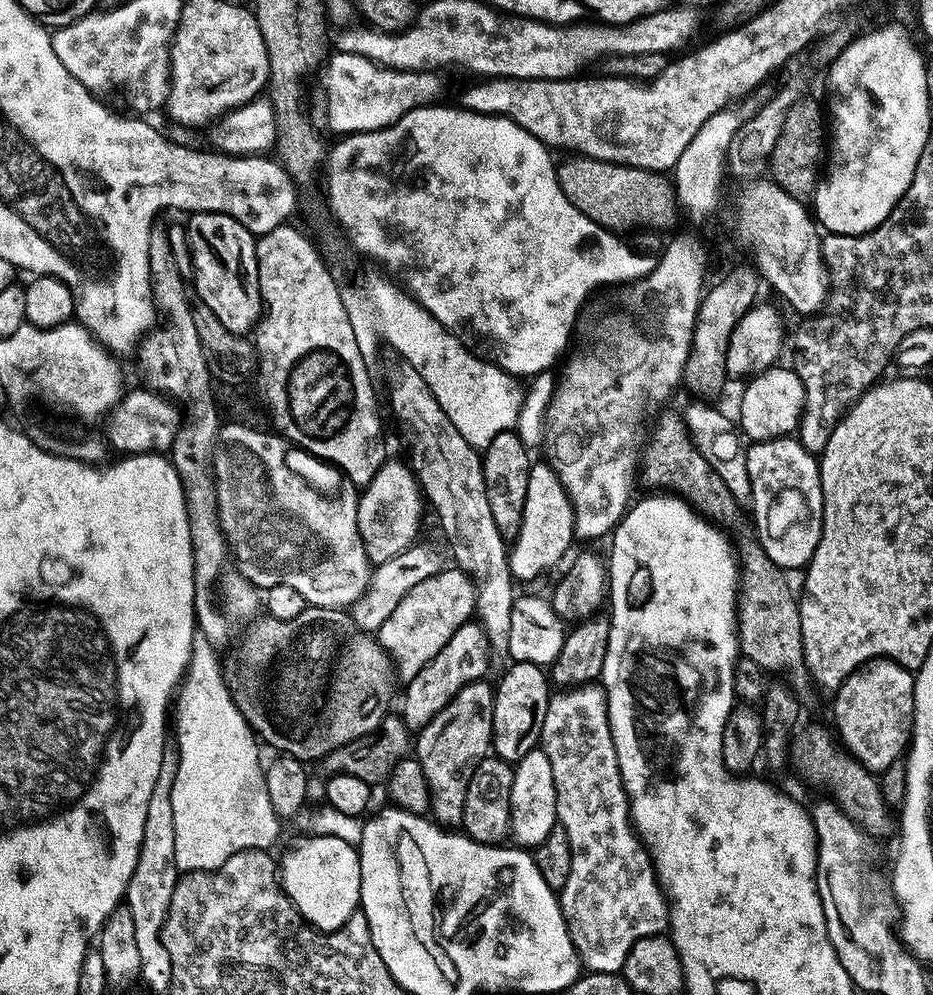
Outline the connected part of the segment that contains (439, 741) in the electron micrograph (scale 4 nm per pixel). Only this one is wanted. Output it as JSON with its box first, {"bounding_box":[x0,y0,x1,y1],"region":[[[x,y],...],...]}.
{"bounding_box":[414,679,496,830],"region":[[[483,679],[462,686],[451,702],[414,736],[414,758],[422,766],[430,786],[431,819],[449,830],[459,829],[463,825],[470,778],[474,778],[478,762],[486,759],[492,747],[492,715],[496,694],[493,685],[488,683],[487,679]]]}

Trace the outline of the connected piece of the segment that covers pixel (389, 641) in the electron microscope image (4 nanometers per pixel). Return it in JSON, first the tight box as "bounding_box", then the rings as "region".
{"bounding_box":[378,572,473,681],"region":[[[439,572],[410,590],[410,594],[394,606],[394,614],[382,622],[378,639],[392,657],[401,681],[412,680],[414,674],[418,674],[418,670],[422,670],[422,666],[426,666],[426,662],[430,662],[430,658],[450,642],[454,630],[469,623],[473,614],[468,608],[464,608],[464,612],[456,612],[456,608],[452,608],[452,596],[456,596],[456,592],[452,592],[452,576],[443,576]]]}

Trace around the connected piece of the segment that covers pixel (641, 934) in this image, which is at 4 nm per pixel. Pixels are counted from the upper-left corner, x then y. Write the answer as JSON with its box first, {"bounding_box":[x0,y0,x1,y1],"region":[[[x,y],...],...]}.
{"bounding_box":[539,686,670,973],"region":[[[581,686],[571,690],[564,690],[553,695],[548,702],[546,718],[542,722],[539,747],[544,749],[546,758],[550,758],[550,770],[554,770],[554,790],[556,791],[556,818],[558,823],[566,830],[566,838],[570,838],[570,878],[566,878],[566,886],[559,892],[558,899],[560,909],[568,923],[570,938],[576,947],[576,953],[580,955],[580,963],[588,972],[614,972],[619,973],[626,962],[626,954],[630,954],[630,946],[647,936],[661,935],[670,924],[670,904],[666,899],[666,893],[661,887],[660,879],[656,876],[656,867],[652,864],[652,858],[648,854],[639,836],[634,831],[634,825],[630,819],[628,810],[628,795],[622,782],[622,774],[618,766],[618,758],[614,750],[614,738],[610,730],[610,718],[608,717],[608,695],[600,686]]]}

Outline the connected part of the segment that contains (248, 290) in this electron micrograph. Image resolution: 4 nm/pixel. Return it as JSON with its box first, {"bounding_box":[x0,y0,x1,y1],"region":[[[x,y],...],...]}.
{"bounding_box":[186,212,264,336],"region":[[[196,212],[189,218],[186,223],[186,231],[188,234],[188,248],[192,251],[192,268],[196,272],[196,288],[194,288],[195,295],[202,298],[202,302],[206,302],[206,306],[210,306],[210,310],[214,310],[214,314],[218,314],[218,318],[222,318],[222,326],[226,326],[226,330],[234,330],[234,334],[239,336],[251,333],[259,324],[264,306],[264,300],[260,297],[260,287],[258,286],[258,262],[256,261],[256,253],[258,251],[258,240],[254,235],[253,229],[247,223],[243,224],[235,215],[227,216],[224,212]]]}

